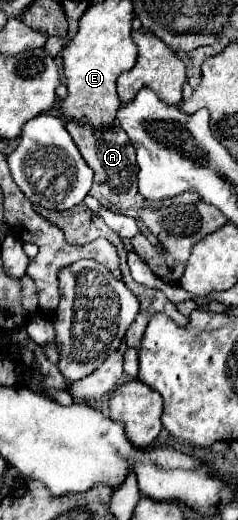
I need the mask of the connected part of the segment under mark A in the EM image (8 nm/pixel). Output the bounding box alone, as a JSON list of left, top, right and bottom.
[67,125,155,217]

